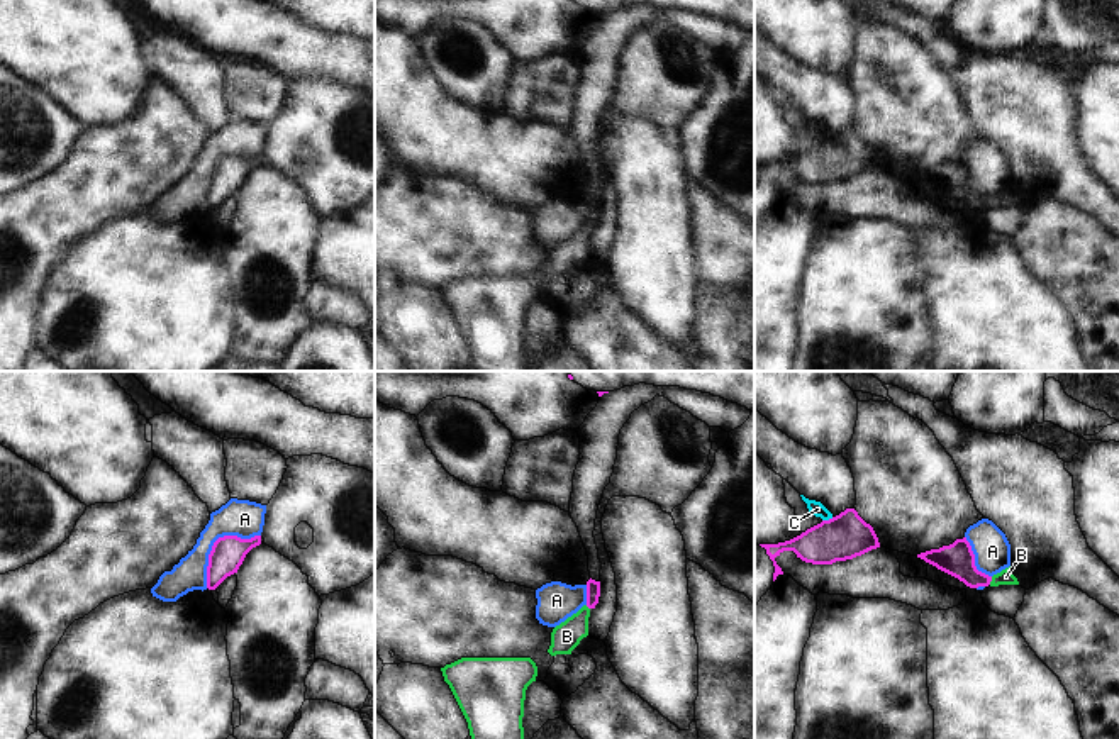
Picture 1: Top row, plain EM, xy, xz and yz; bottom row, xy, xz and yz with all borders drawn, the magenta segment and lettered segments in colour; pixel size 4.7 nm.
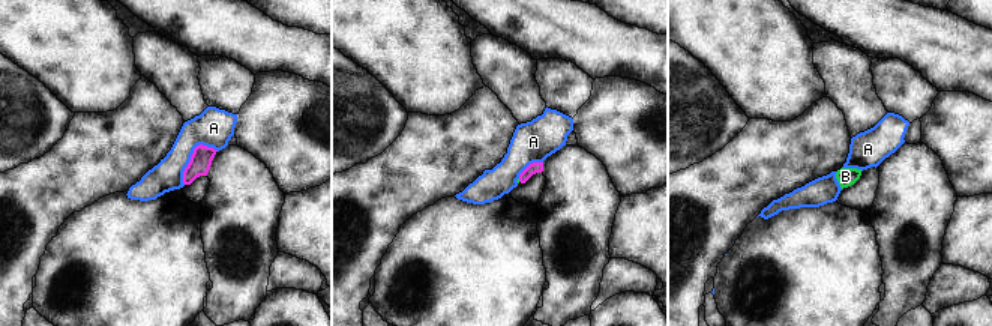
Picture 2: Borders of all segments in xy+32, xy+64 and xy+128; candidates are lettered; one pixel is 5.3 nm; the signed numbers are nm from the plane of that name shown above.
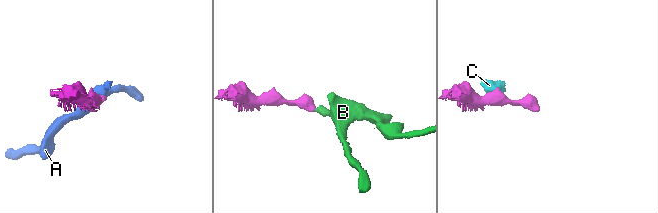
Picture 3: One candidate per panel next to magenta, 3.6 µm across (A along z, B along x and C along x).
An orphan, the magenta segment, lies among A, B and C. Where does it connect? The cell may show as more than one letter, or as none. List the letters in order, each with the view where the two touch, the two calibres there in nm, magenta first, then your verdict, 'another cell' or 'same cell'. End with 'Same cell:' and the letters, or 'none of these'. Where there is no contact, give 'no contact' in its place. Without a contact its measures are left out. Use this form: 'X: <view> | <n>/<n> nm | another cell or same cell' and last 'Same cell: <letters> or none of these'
A: xy | 160/180 nm | another cell
B: yz | 160/70 nm | same cell
C: yz | 220/70 nm | another cell
Same cell: B

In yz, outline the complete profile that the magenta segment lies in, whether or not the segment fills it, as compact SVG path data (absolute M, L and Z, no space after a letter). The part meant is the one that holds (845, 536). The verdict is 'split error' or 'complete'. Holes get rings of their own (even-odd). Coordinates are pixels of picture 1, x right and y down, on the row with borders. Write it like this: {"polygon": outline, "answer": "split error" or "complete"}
{"polygon": "M846 508L839 515L822 520L790 541L760 546L766 549L766 554L773 561L775 581L778 575L783 575L775 561L783 551L793 551L805 563L832 564L877 549L880 542L873 527L855 508Z", "answer": "complete"}

